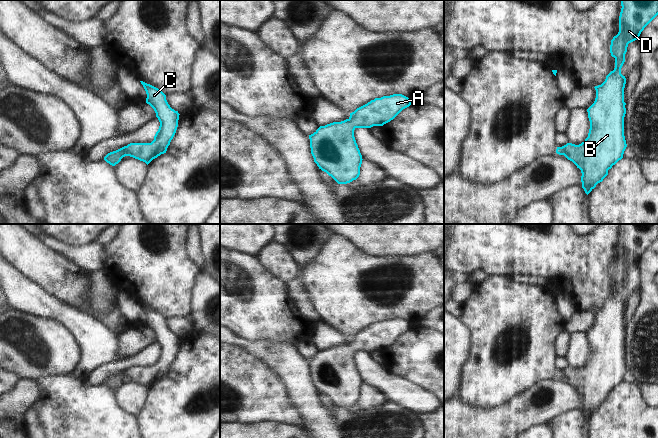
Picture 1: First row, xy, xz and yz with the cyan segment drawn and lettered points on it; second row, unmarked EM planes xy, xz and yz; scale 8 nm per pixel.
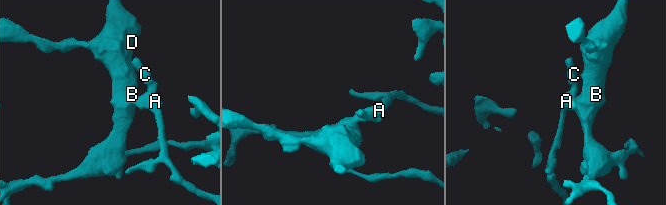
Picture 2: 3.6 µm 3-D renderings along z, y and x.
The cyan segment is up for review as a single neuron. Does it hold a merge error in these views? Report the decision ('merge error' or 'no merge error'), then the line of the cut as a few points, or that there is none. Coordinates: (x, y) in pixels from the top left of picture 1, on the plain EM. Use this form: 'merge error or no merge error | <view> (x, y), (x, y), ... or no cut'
no merge error | no cut

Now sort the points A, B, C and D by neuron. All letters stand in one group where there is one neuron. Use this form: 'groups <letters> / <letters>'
groups A B C D

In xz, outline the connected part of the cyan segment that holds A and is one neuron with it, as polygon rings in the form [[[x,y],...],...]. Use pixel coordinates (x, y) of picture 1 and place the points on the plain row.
[[[402,318],[383,320],[357,332],[344,345],[320,350],[309,359],[314,386],[338,408],[356,404],[363,383],[354,354],[383,350],[410,329],[410,323]]]

